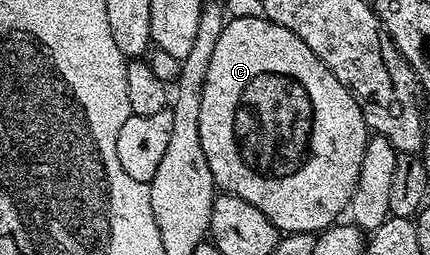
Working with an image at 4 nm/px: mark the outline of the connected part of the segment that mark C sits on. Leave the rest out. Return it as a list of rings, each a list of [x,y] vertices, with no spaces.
[[[252,16],[251,18],[230,19],[219,34],[219,42],[215,42],[215,50],[211,54],[211,66],[207,66],[207,78],[201,91],[199,102],[199,142],[203,142],[203,158],[207,158],[207,166],[211,166],[214,185],[221,192],[230,192],[243,202],[251,202],[251,206],[259,206],[267,218],[283,234],[295,232],[311,232],[320,234],[326,228],[338,223],[337,216],[349,207],[349,199],[357,185],[359,178],[359,166],[363,162],[363,150],[365,143],[370,138],[370,131],[365,127],[365,119],[355,102],[355,98],[335,78],[331,70],[323,63],[314,52],[309,49],[307,42],[295,38],[291,30],[279,26],[274,20],[267,20],[264,16]]]

